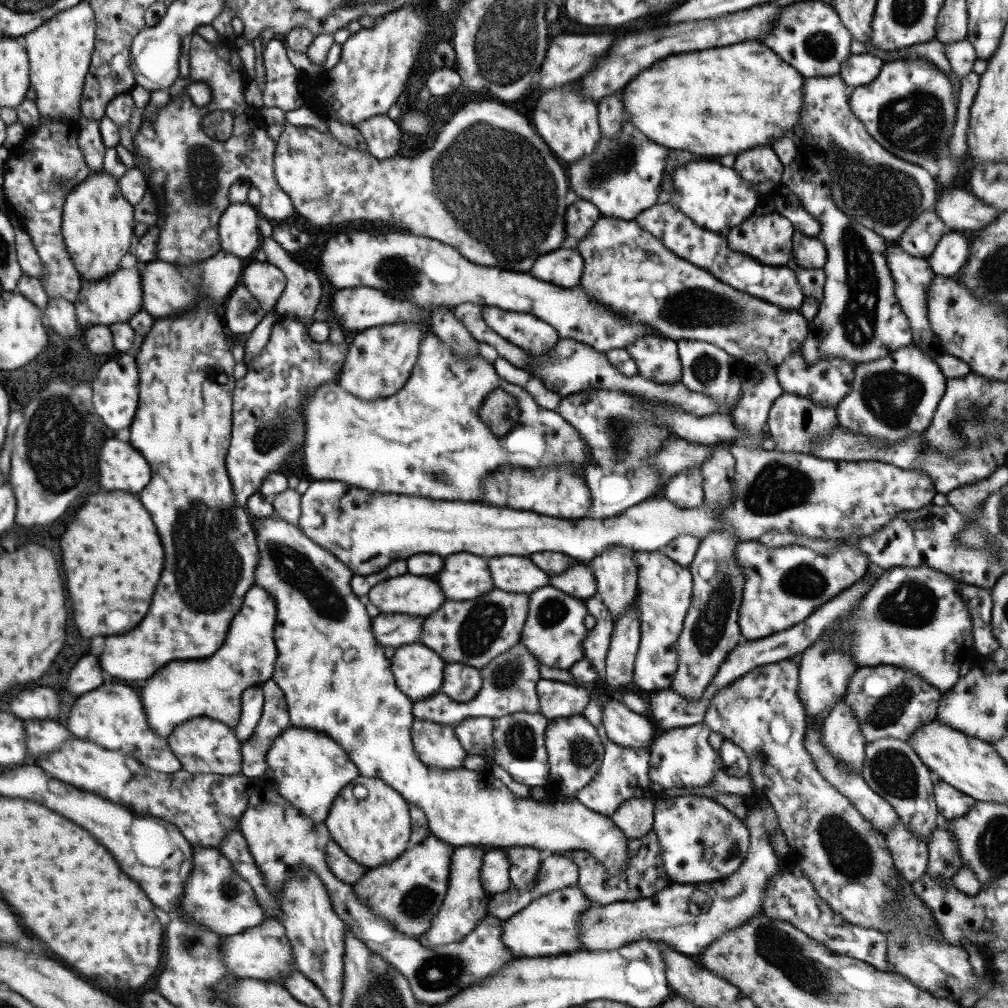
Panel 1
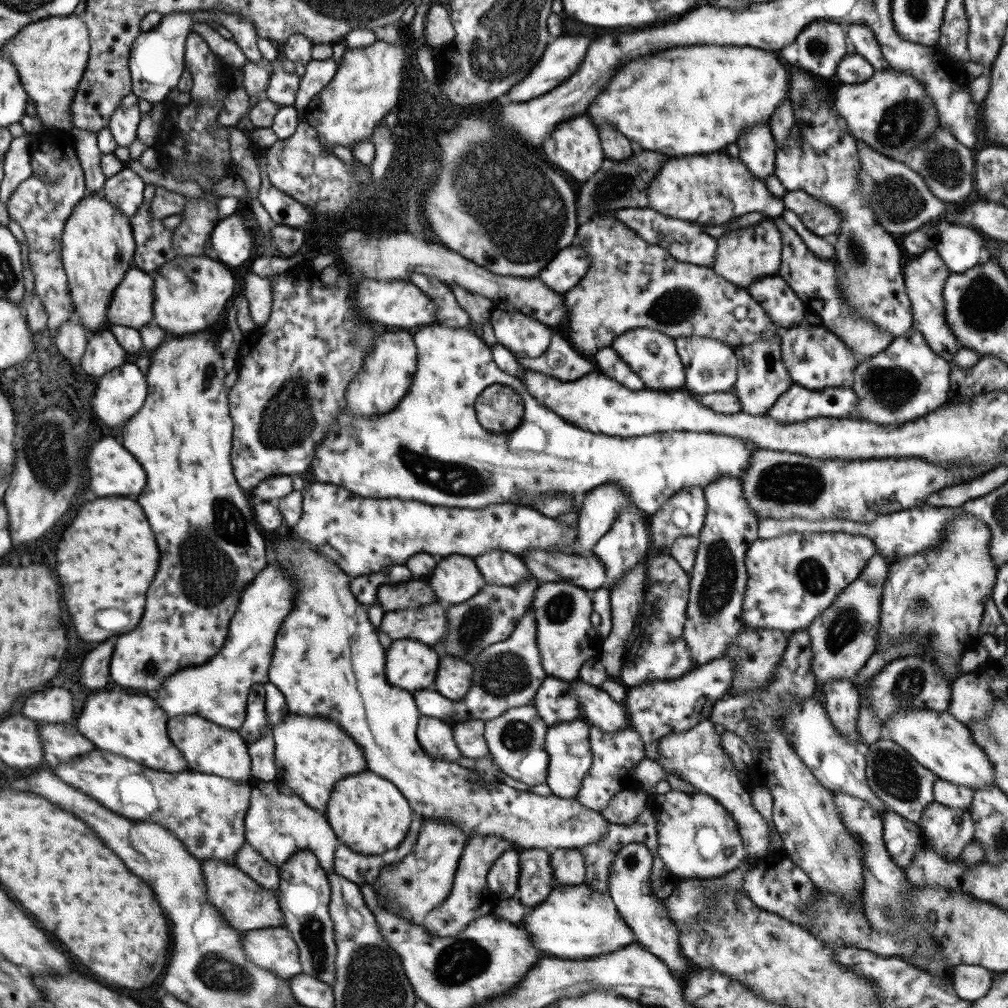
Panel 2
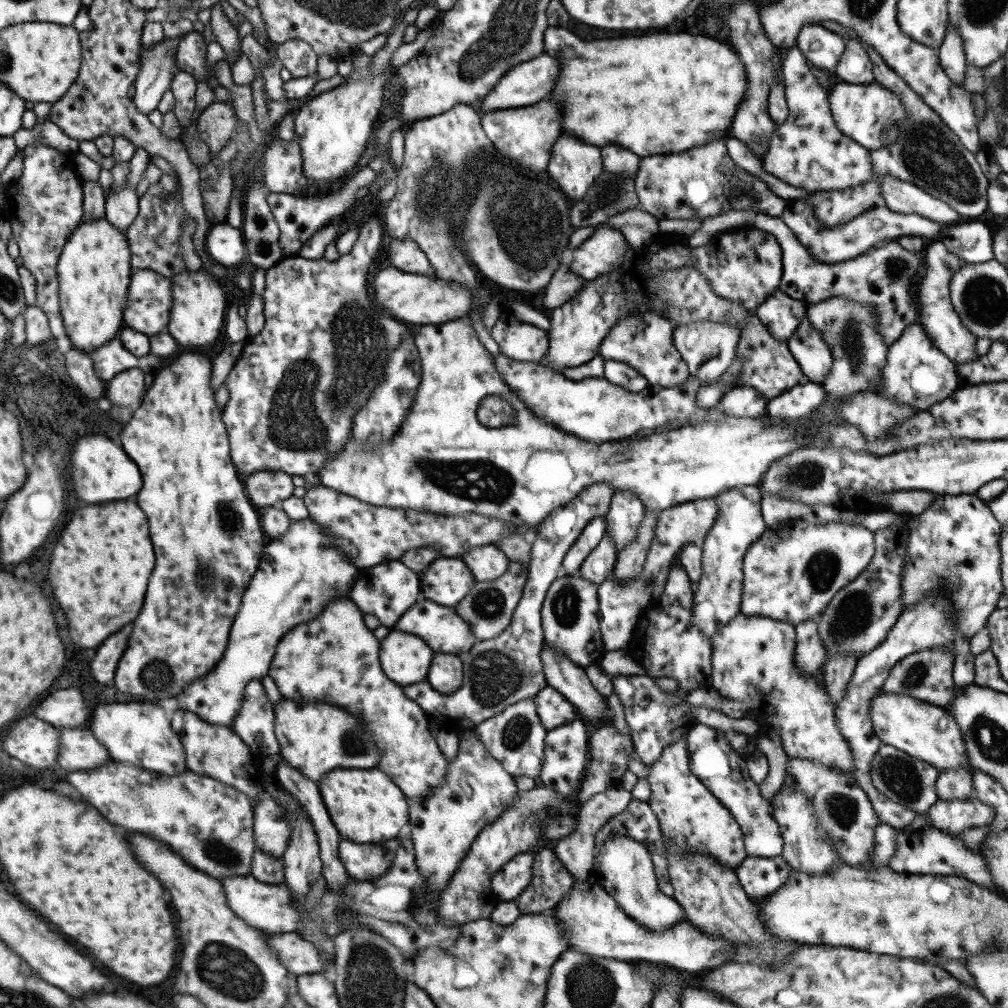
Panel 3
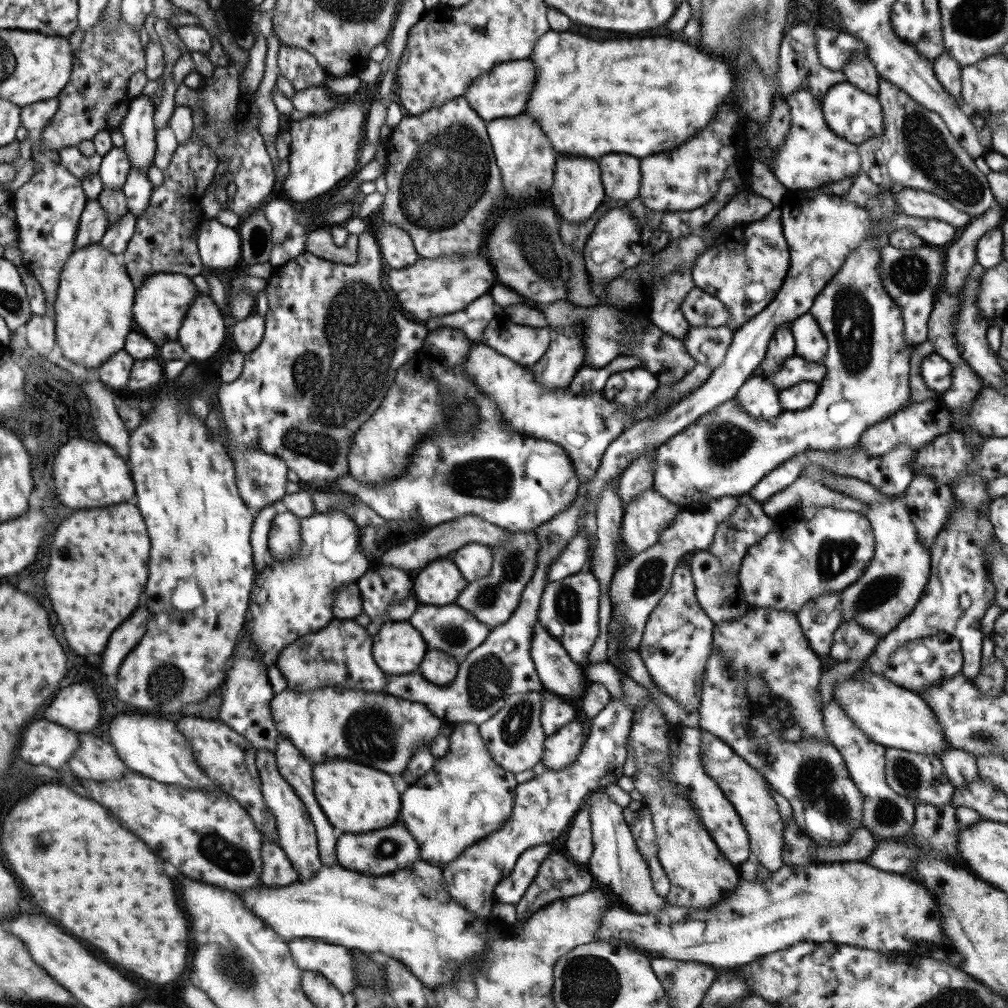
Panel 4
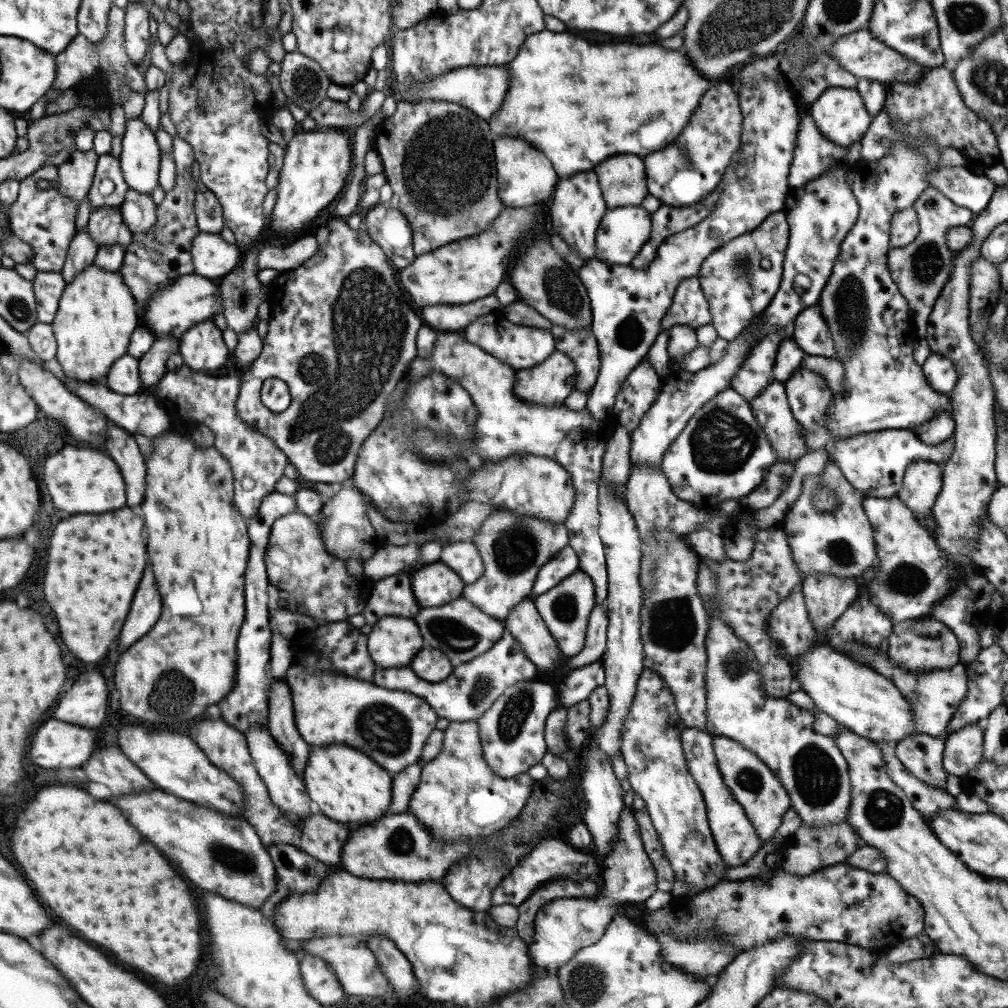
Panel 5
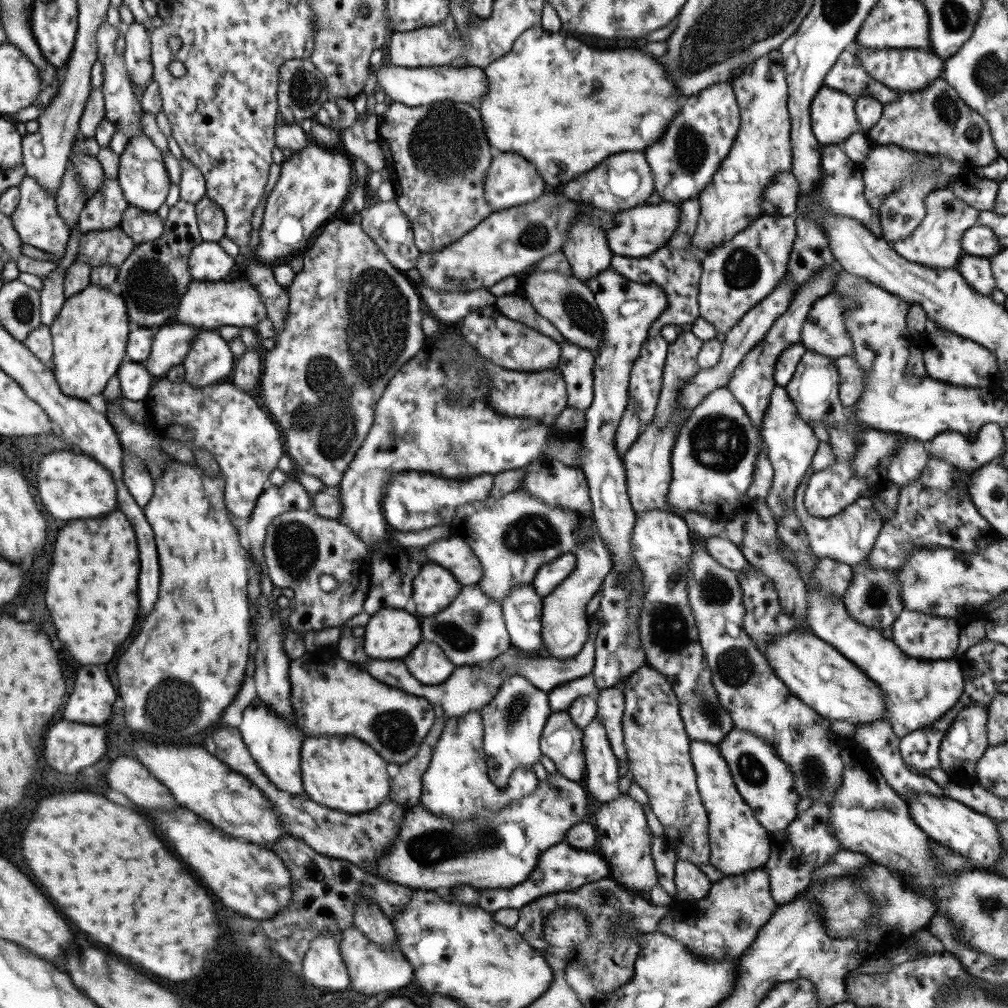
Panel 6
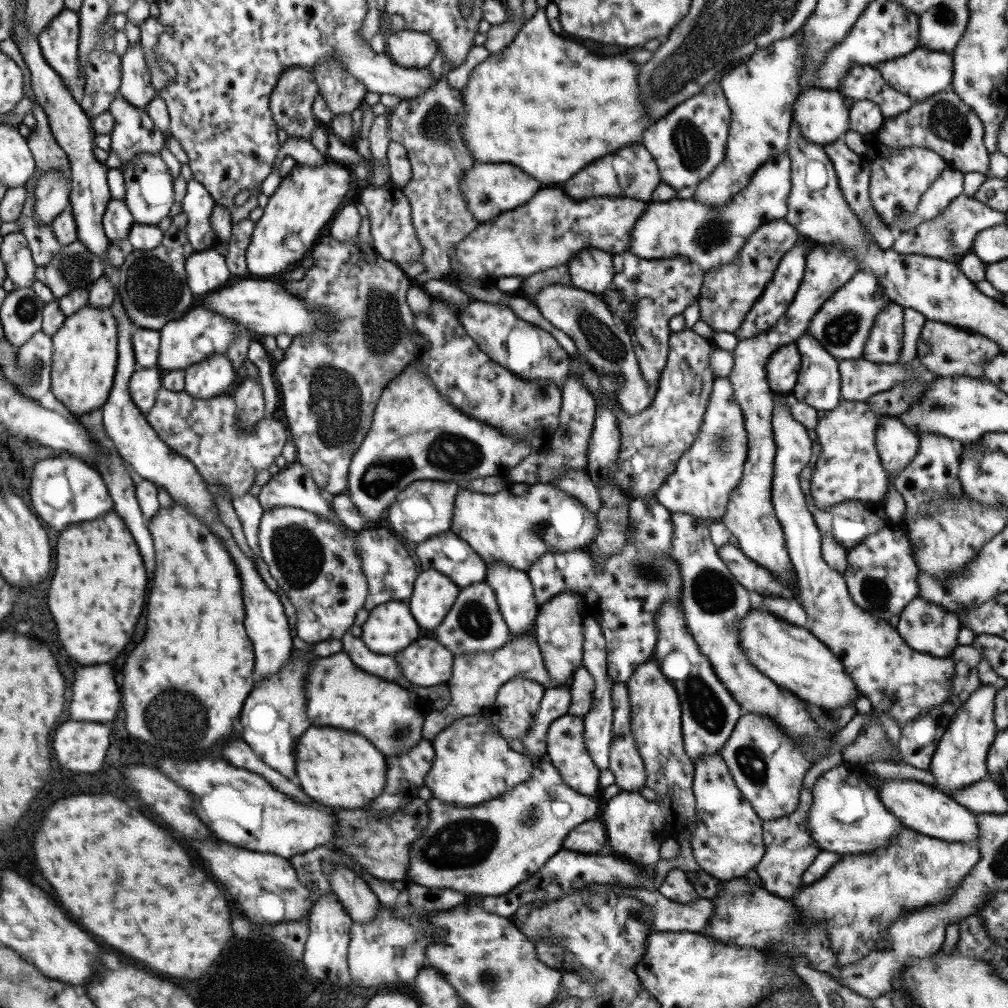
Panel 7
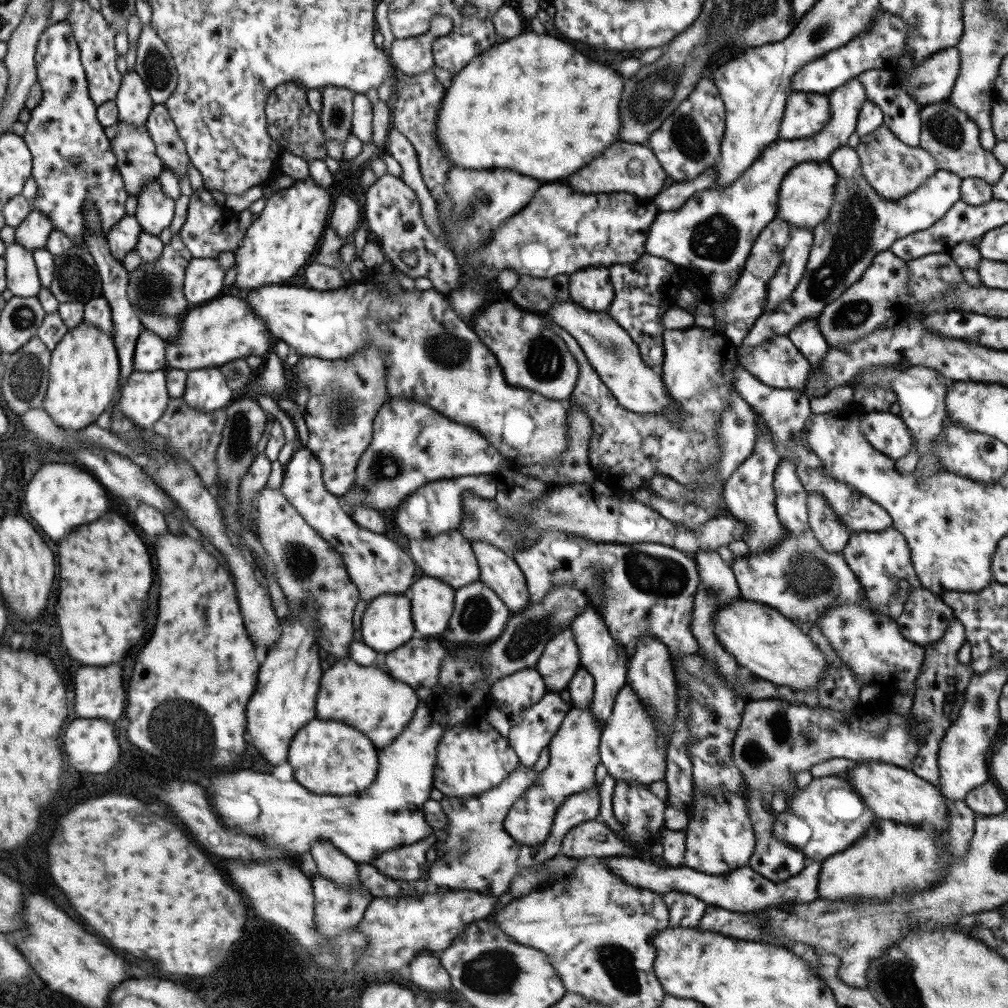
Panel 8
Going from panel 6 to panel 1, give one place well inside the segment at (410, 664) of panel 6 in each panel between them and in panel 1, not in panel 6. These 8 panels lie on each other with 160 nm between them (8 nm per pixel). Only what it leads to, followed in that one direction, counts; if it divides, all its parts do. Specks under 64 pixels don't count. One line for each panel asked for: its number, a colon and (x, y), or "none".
1: (461, 682)
2: (453, 678)
3: (444, 675)
4: (438, 668)
5: (431, 665)

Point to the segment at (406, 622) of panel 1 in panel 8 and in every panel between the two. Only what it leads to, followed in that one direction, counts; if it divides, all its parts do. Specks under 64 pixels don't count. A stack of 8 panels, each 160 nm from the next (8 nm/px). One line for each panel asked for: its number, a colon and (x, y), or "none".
2: (426, 624)
3: (442, 631)
4: (450, 629)
5: (460, 630)
6: (470, 629)
7: (476, 626)
8: (479, 617)

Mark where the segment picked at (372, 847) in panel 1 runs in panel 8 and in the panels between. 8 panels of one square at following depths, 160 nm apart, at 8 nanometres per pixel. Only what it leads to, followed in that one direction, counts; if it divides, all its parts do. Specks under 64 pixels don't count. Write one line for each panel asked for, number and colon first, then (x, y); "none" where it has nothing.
2: (367, 814)
3: (364, 805)
4: (356, 799)
5: (347, 787)
6: (341, 773)
7: (334, 768)
8: (327, 758)

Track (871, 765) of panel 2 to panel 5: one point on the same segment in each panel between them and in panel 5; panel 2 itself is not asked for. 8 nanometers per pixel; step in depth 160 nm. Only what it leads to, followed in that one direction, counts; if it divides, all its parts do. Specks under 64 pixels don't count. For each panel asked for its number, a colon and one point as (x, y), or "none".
3: (903, 779)
4: (916, 776)
5: (921, 755)

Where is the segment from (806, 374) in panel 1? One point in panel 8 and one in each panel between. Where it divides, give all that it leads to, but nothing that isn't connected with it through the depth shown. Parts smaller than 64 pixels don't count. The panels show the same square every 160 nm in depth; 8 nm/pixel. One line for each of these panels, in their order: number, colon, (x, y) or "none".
2: (813, 357)
3: (809, 350)
4: (809, 342)
5: (809, 331)
6: (823, 331)
7: (841, 325)
8: (881, 290)

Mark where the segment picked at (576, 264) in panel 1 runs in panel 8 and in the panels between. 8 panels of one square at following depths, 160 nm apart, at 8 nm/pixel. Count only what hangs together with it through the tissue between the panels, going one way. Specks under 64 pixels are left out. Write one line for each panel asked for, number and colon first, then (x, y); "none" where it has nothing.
2: (561, 273)
3: (602, 252)
4: (613, 245)
5: (622, 231)
6: (638, 231)
7: (709, 236)
8: (710, 234)

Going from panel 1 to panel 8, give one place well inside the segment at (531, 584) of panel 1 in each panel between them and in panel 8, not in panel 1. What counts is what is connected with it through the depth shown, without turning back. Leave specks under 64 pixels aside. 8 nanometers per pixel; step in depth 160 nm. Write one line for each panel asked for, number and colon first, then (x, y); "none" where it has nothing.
2: (499, 568)
3: (486, 563)
4: (474, 561)
5: (462, 557)
6: (453, 554)
7: (445, 552)
8: (449, 557)

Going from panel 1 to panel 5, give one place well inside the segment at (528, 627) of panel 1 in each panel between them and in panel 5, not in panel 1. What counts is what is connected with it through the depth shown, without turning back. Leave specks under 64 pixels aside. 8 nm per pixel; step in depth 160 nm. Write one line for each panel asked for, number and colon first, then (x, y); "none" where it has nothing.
2: (565, 639)
3: (569, 625)
4: (567, 610)
5: (565, 608)

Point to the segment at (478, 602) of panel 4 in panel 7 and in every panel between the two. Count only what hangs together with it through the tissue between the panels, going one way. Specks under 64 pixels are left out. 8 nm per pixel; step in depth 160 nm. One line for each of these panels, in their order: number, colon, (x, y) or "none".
5: (512, 548)
6: (512, 537)
7: (515, 526)

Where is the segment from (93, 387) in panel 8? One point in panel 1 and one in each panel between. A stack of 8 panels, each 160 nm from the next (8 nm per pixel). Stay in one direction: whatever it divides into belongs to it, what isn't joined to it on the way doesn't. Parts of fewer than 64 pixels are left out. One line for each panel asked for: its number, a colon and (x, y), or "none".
1: (97, 223)
2: (97, 247)
3: (93, 270)
4: (92, 308)
5: (96, 313)
6: (89, 335)
7: (84, 357)

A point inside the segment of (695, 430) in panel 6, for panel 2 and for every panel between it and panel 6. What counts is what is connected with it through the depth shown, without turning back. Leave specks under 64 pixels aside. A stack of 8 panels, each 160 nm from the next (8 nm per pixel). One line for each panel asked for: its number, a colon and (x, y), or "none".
2: (465, 434)
3: (468, 443)
4: (726, 452)
5: (722, 453)

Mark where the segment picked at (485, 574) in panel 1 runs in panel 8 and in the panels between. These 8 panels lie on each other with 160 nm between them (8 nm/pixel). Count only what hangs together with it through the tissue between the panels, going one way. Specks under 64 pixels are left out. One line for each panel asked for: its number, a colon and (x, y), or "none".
2: (455, 579)
3: (447, 580)
4: (440, 583)
5: (433, 585)
6: (434, 588)
7: (433, 594)
8: (431, 601)

